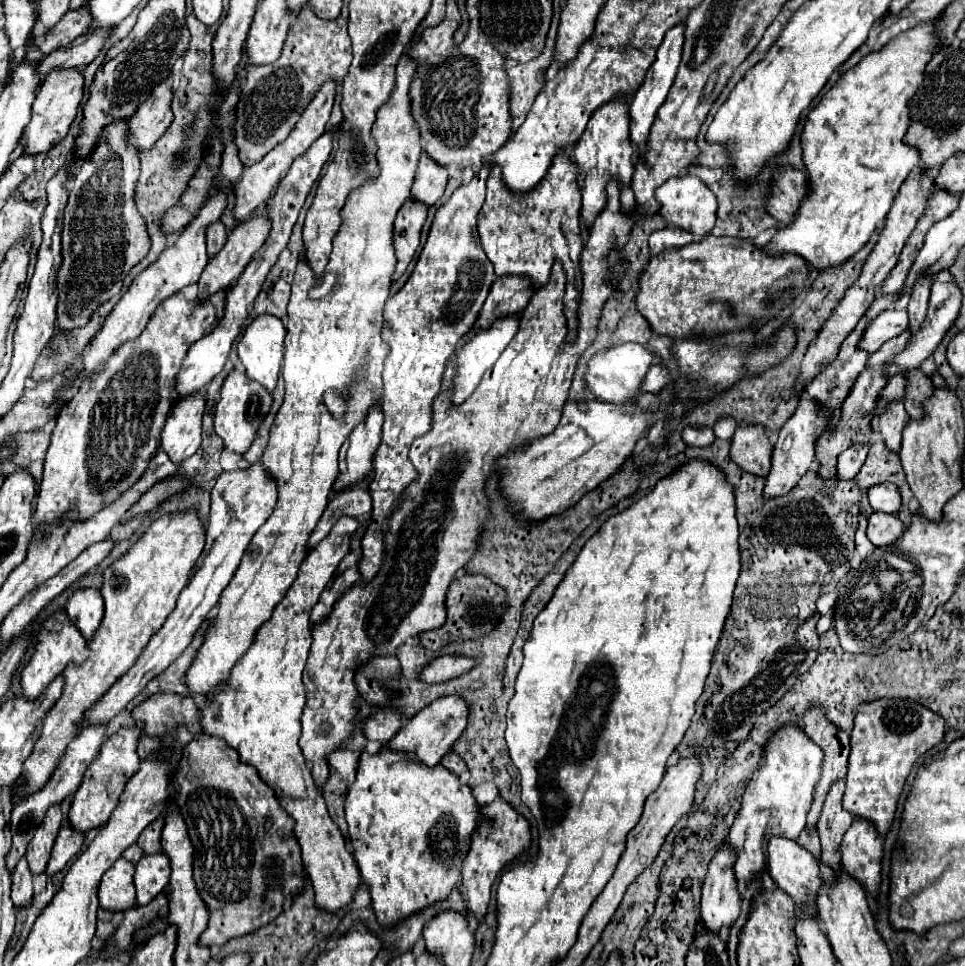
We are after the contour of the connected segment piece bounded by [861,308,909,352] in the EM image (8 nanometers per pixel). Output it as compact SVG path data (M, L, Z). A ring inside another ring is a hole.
M891 308L891 312L881 312L873 320L873 324L867 326L867 332L863 334L863 340L861 340L861 348L867 352L875 352L881 348L881 344L885 344L887 340L905 332L907 326L909 326L907 310Z

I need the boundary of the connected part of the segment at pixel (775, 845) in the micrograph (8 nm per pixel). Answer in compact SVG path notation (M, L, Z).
M787 838L771 840L767 868L777 886L795 902L809 904L817 900L819 888L823 884L819 860L797 842Z

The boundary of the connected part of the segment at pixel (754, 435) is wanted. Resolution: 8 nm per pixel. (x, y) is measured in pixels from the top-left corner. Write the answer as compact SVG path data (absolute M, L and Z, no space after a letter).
M751 424L745 430L737 428L737 432L733 436L733 444L731 444L731 460L735 464L739 464L743 470L747 470L755 476L767 476L771 470L771 452L773 452L773 446L761 424Z

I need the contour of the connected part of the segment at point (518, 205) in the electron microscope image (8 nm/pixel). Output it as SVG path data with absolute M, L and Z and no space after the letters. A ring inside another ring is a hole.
M559 152L555 156L555 164L551 172L547 172L547 180L535 188L535 192L527 192L527 196L511 196L507 188L503 188L501 172L495 166L487 180L487 200L481 208L481 216L477 222L479 238L487 258L495 266L497 276L525 276L529 278L533 288L539 288L549 279L551 268L556 260L561 260L563 272L567 276L565 286L565 318L567 318L567 344L577 340L577 310L581 298L581 260L579 254L583 250L581 228L579 228L579 208L581 196L575 176L575 164Z

